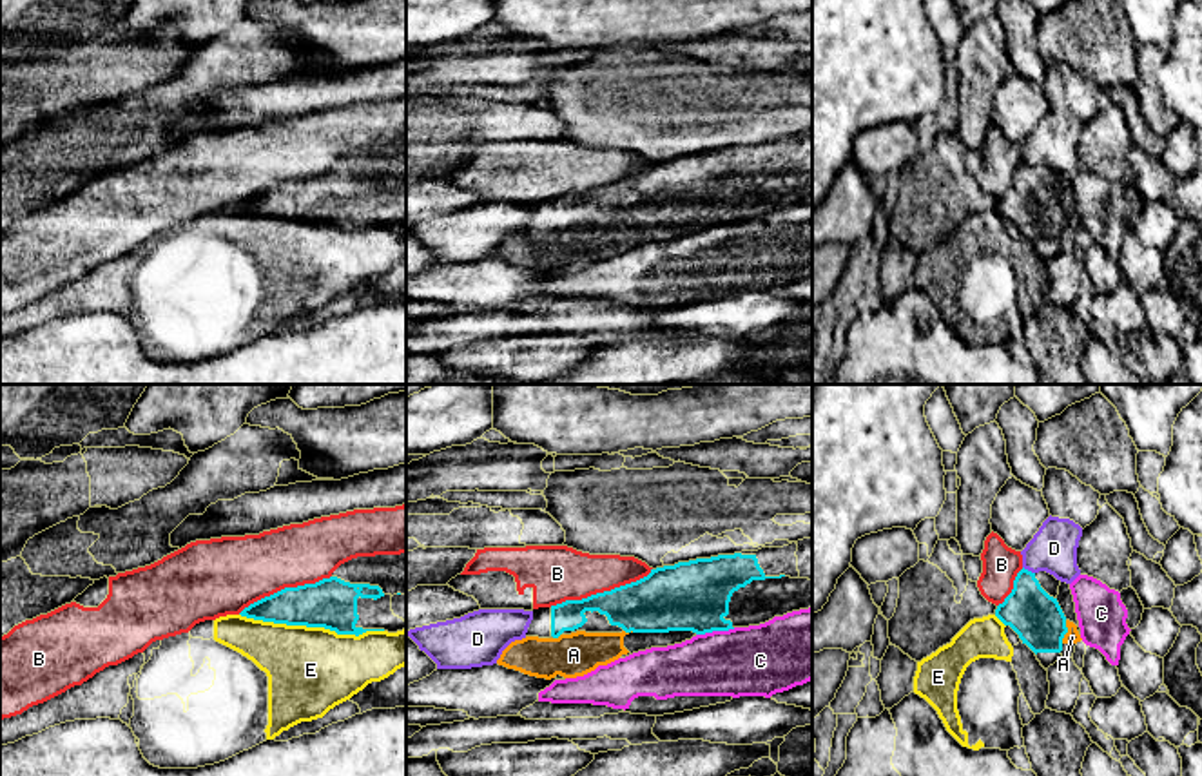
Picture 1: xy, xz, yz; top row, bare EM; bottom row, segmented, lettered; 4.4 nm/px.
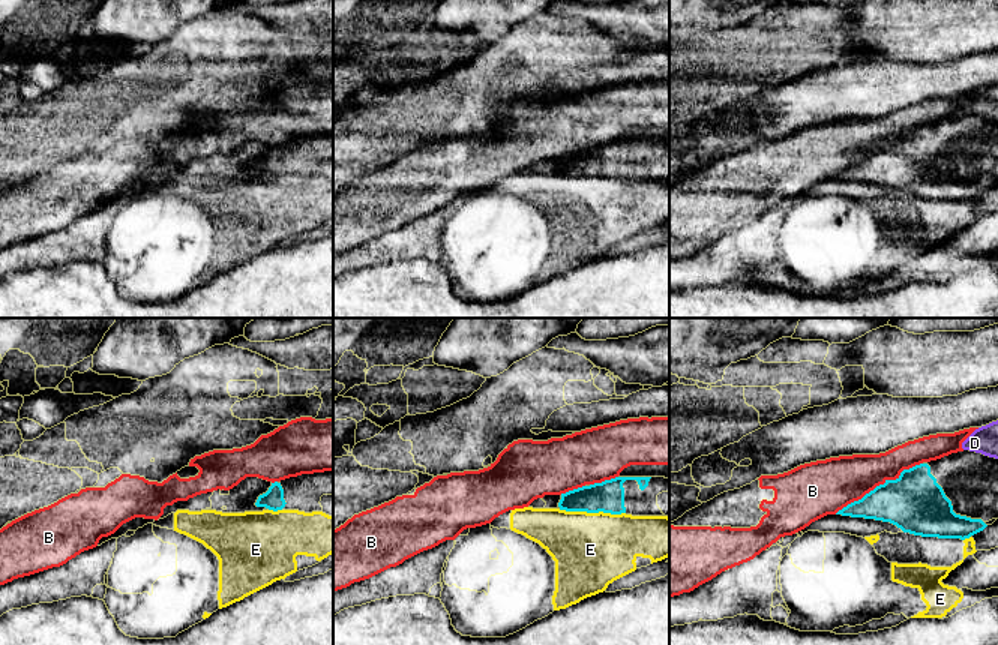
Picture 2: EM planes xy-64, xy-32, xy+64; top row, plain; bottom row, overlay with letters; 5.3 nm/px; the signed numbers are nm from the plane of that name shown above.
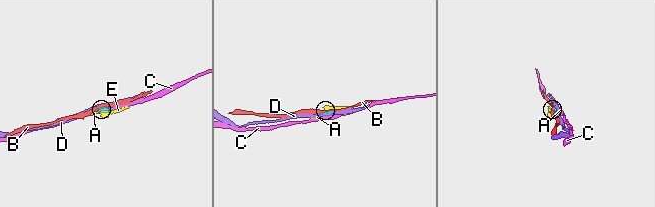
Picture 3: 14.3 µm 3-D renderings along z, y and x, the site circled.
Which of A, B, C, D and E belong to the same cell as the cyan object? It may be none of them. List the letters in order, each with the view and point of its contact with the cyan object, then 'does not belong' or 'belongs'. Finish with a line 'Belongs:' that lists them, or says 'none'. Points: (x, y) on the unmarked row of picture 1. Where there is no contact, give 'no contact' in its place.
A: contact yz (1066, 225); belongs
B: contact xz (600, 187); does not belong
C: contact xz (715, 223); does not belong
D: contact yz (1027, 164); does not belong
E: contact xy (312, 220); does not belong
Belongs: A

